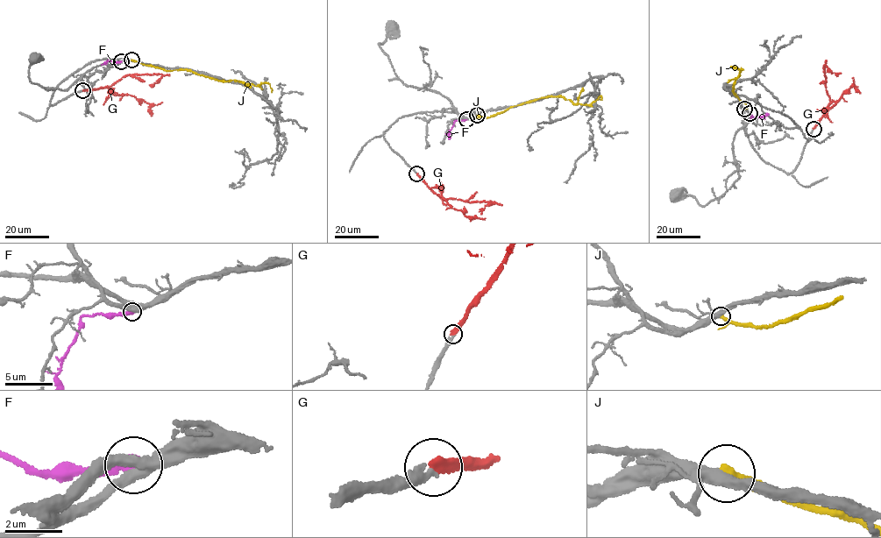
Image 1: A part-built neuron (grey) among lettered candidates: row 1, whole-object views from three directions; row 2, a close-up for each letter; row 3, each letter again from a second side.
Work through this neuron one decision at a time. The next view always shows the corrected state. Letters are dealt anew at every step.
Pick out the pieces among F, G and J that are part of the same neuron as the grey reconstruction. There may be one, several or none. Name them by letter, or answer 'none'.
G

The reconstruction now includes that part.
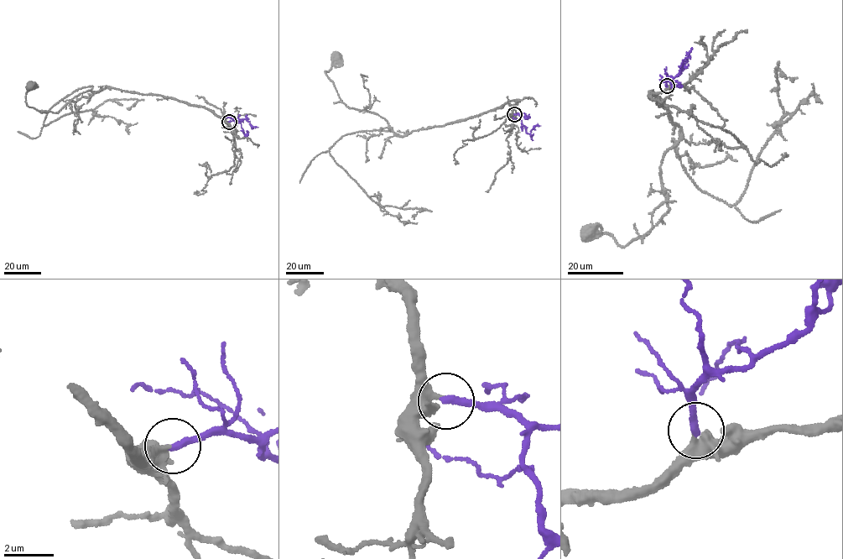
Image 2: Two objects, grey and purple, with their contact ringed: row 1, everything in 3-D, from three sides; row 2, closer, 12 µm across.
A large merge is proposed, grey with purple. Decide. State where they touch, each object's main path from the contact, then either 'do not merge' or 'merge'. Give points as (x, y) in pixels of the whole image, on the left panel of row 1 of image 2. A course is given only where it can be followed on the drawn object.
at (229, 122); grey runs (228, 122), (204, 107), (172, 98), (108, 87), (83, 91), (56, 112), (40, 112), (27, 104), (31, 86); purple runs (229, 122), (237, 122), (246, 118), (258, 127); merge

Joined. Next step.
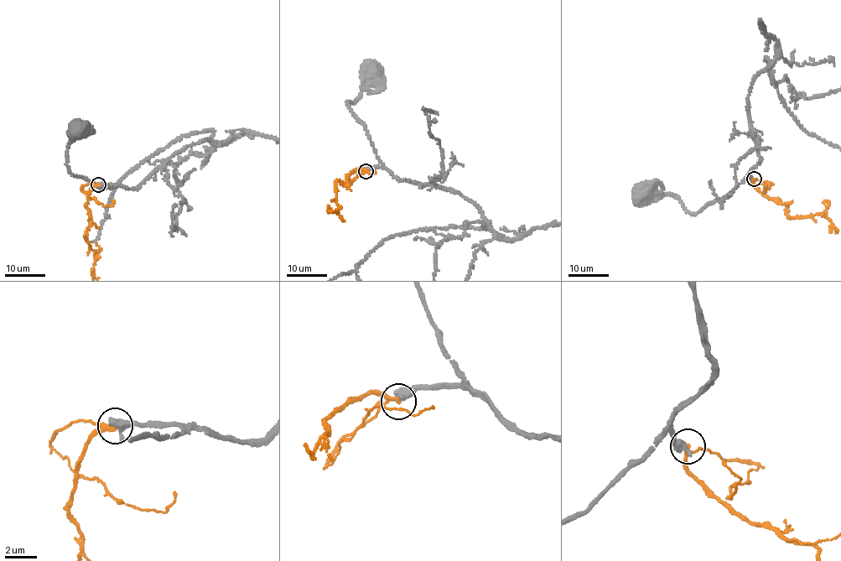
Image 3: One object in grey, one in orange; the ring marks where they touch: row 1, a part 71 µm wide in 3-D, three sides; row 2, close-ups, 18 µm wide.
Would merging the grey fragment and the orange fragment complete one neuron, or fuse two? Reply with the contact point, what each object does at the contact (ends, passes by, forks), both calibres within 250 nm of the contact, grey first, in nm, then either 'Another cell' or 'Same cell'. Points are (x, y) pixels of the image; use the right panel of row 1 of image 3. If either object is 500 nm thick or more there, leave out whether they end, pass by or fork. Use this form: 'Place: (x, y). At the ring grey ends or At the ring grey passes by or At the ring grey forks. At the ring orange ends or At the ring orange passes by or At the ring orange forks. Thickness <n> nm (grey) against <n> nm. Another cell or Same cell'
Place: (754, 179). Thickness 600 nm (grey) against 220 nm. Another cell

